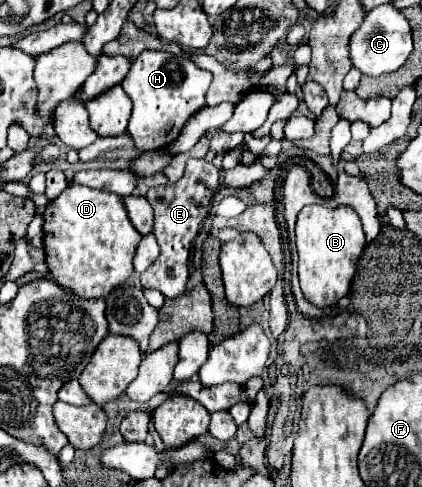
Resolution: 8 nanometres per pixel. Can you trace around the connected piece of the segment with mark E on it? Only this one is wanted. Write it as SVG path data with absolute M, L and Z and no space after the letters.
M232 149L226 153L222 169L218 169L214 163L206 159L188 159L186 169L182 179L178 179L172 187L158 187L158 189L148 189L146 199L150 201L154 209L154 235L160 245L160 257L156 263L146 269L140 275L140 281L144 287L158 289L164 297L178 297L186 289L186 279L188 279L188 255L190 255L190 245L194 237L198 235L204 217L210 211L210 199L220 187L220 173L226 169L232 169L234 165L240 163L240 151Z

